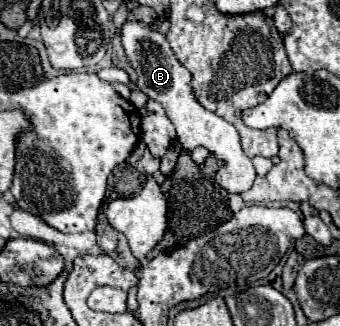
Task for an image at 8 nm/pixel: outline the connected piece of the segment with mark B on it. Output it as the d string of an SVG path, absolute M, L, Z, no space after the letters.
M126 22L122 26L122 46L126 50L130 64L134 66L134 70L138 74L136 82L138 82L140 90L148 98L160 102L166 110L166 116L176 126L178 142L182 144L182 150L192 152L198 146L206 148L216 160L220 160L224 164L216 172L216 182L230 194L248 192L254 184L256 170L252 166L252 160L242 152L240 136L238 136L236 128L230 122L226 122L224 118L216 116L214 112L204 110L194 100L192 88L190 88L190 72L176 60L168 40L160 32L154 32L148 26L144 26L142 22Z

